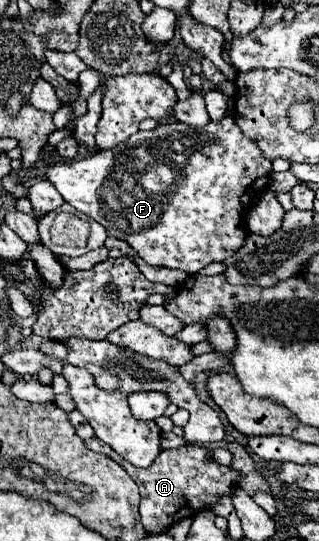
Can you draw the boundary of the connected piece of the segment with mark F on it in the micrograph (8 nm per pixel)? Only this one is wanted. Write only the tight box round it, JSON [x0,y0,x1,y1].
[46,115,272,275]

